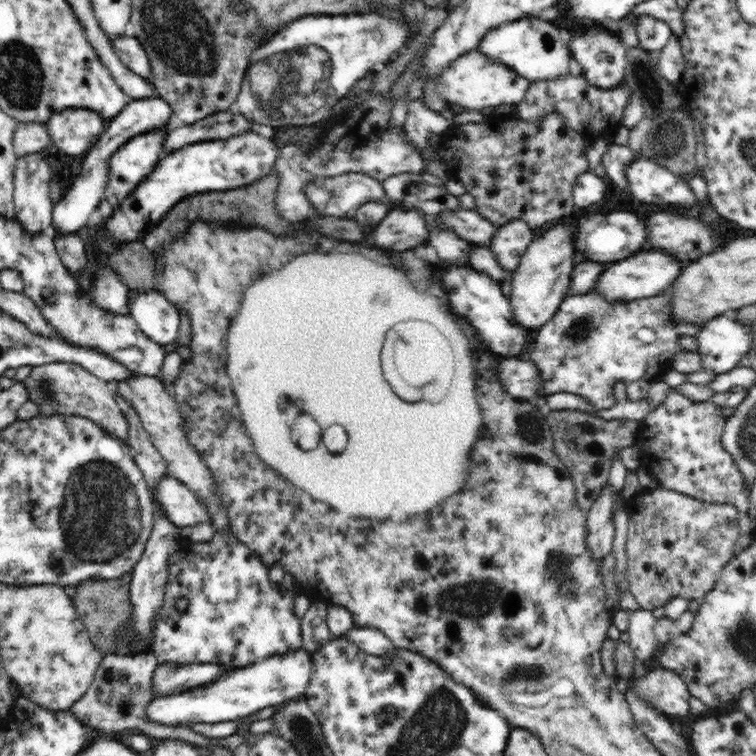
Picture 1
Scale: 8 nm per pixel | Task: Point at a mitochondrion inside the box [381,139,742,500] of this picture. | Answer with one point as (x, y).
(585, 439)

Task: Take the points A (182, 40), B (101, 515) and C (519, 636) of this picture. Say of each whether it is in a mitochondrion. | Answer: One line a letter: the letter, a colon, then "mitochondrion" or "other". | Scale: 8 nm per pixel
A: mitochondrion
B: mitochondrion
C: mitochondrion

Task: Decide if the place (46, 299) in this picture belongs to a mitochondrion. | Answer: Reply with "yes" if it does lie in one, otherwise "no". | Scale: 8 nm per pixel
no

